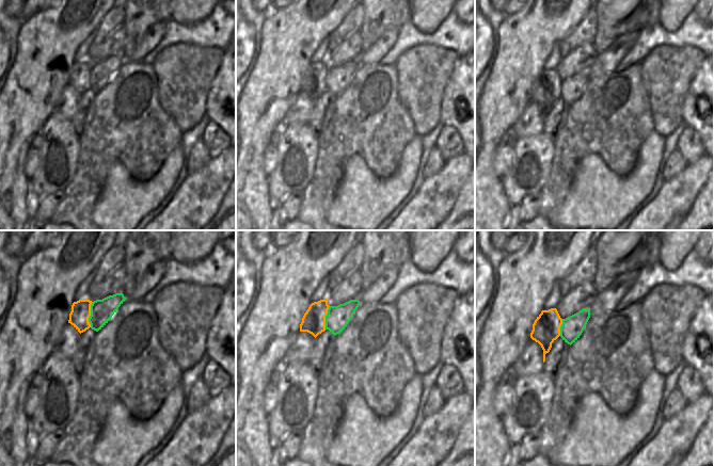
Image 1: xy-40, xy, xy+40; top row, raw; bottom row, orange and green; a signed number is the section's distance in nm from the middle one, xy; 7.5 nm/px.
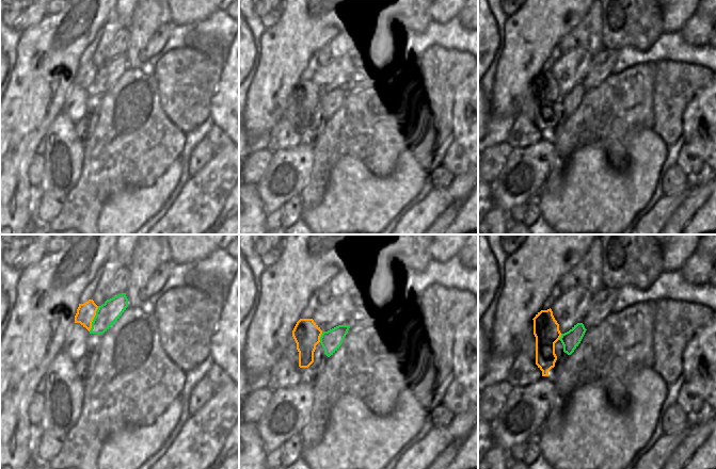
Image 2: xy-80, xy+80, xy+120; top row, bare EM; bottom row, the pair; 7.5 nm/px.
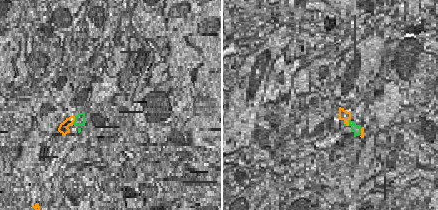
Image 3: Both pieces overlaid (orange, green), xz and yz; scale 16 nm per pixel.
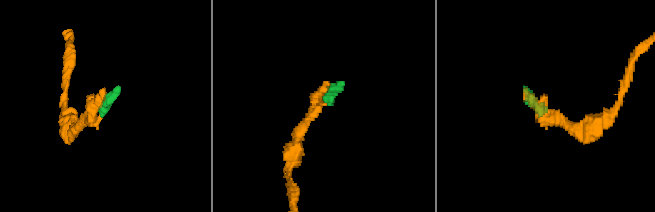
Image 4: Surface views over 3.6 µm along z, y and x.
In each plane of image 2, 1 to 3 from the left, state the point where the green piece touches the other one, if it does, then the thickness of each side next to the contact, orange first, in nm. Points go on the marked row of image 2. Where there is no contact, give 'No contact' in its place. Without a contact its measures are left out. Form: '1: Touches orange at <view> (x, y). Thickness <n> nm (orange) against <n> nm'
1: Touches orange at xy-80 (93, 319). Thickness 140 nm (orange) against 160 nm
2: Touches orange at xy+80 (320, 336). Thickness 200 nm (orange) against 160 nm
3: Touches orange at xy+120 (560, 336). Thickness 190 nm (orange) against 140 nm.

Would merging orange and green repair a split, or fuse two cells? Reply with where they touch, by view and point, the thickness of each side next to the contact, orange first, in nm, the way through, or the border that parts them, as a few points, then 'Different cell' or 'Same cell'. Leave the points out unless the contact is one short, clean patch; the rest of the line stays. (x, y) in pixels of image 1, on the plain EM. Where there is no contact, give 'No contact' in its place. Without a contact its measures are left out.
Touches orange at xy-40 (90, 76). Thickness 150 nm (orange) against 180 nm. Path across: xy-40 (80, 74), (90, 76), (95, 76), (101, 71). Same cell.

